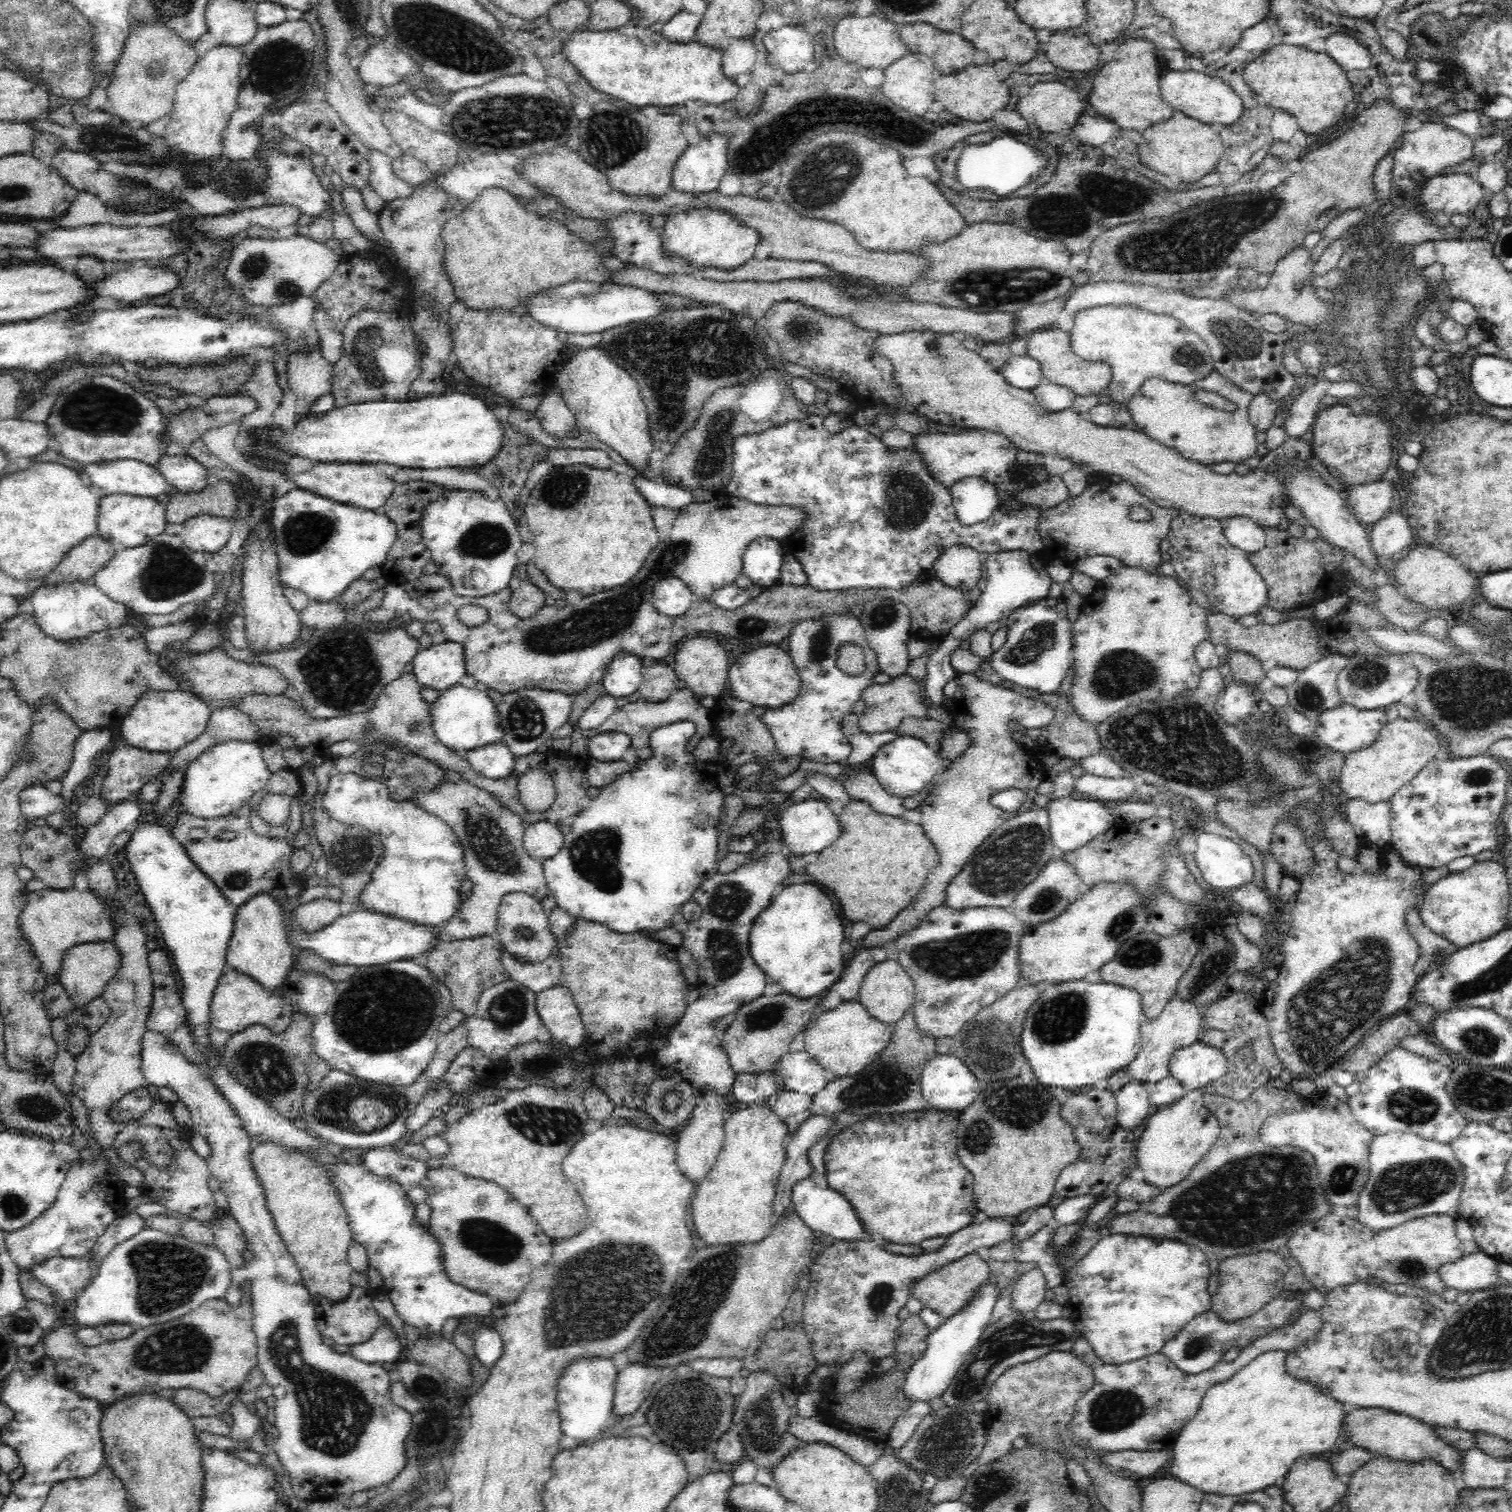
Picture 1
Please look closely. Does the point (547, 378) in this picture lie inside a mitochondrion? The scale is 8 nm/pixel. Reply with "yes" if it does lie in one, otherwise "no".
no

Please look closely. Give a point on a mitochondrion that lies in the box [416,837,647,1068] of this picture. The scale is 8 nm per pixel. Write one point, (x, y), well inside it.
(508, 1010)

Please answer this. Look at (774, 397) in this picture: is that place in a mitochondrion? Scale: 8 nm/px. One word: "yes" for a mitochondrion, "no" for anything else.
no

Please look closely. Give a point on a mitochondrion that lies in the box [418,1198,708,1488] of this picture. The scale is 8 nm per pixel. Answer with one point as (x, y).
(603, 1291)

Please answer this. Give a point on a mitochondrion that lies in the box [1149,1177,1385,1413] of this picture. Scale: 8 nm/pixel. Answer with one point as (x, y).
(1199, 1345)

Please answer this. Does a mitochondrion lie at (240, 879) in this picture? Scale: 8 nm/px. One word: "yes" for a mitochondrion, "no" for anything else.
yes

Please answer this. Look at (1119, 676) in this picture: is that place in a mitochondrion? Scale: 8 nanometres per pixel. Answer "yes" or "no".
yes

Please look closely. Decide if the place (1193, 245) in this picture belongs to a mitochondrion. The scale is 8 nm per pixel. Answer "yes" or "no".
yes

